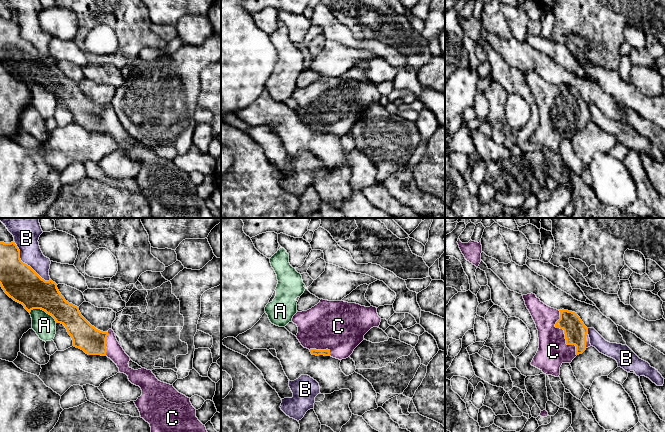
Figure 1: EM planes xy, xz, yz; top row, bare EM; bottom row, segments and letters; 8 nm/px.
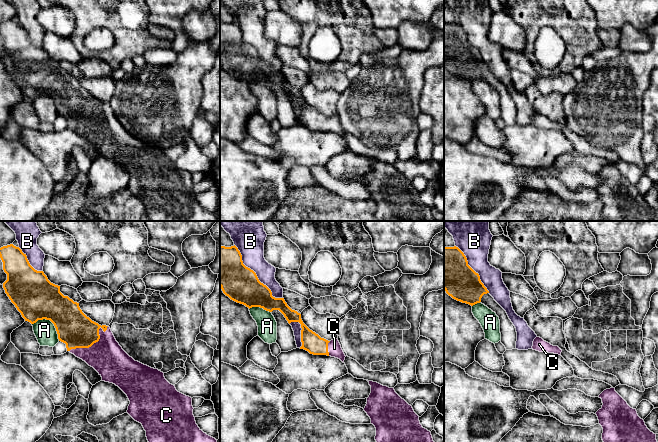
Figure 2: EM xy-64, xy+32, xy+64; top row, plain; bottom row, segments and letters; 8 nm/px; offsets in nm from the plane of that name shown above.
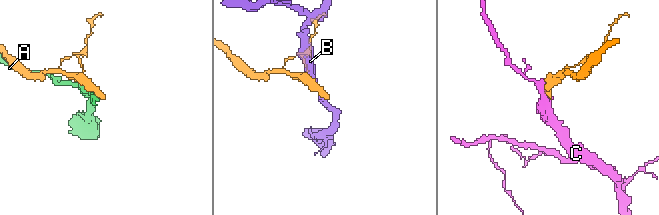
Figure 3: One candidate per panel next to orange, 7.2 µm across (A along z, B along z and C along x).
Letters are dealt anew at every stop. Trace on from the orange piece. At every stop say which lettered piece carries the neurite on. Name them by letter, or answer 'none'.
C

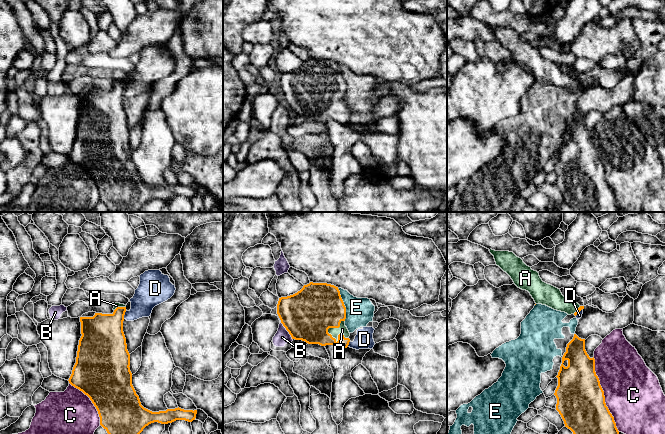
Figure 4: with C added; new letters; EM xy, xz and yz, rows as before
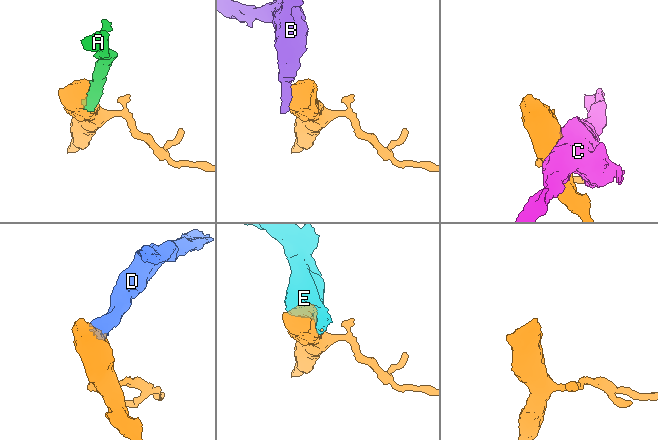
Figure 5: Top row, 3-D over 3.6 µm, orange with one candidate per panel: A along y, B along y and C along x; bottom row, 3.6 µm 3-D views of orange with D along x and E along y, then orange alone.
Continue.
A

